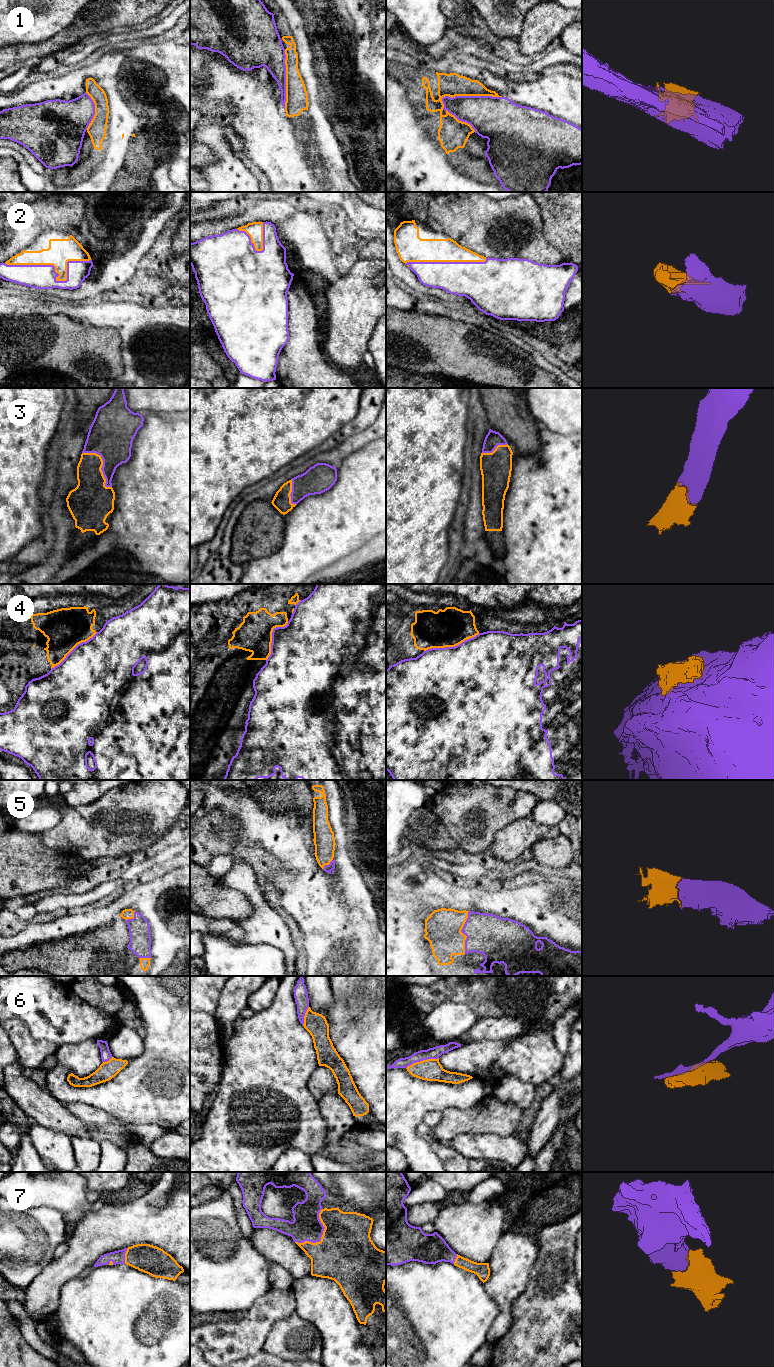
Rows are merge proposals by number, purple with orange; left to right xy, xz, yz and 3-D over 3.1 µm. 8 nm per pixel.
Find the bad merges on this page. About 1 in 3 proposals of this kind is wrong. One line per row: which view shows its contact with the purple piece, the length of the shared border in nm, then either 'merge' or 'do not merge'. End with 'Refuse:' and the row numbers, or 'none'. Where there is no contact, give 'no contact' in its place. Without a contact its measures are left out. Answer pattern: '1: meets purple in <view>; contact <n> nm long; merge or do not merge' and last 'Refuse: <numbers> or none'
1: meets purple in yz; contact 500 nm long; do not merge
2: meets purple in xy; contact 700 nm long; merge
3: meets purple in xy; contact 380 nm long; merge
4: meets purple in yz; contact 480 nm long; do not merge
5: meets purple in yz; contact 340 nm long; merge
6: meets purple in yz; contact 280 nm long; do not merge
7: meets purple in xz; contact 340 nm long; merge
Refuse: 1, 4, 6

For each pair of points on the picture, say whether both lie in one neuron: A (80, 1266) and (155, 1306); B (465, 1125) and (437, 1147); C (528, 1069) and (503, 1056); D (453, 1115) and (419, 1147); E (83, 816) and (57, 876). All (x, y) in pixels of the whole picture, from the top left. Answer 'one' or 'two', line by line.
A: two
B: two
C: one
D: two
E: two

